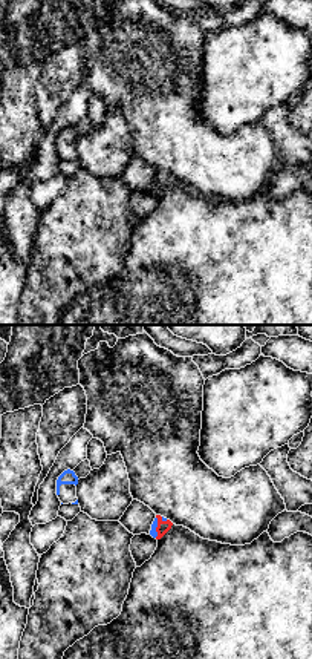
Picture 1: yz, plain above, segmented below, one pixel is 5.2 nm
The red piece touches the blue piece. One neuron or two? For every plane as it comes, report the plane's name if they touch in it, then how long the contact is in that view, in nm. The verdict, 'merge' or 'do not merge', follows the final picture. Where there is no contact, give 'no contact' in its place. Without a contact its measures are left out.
yz | 110 nm

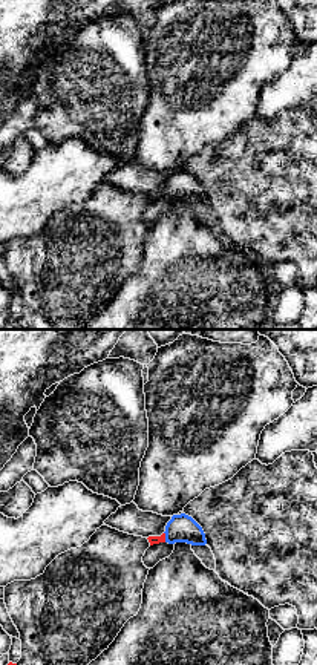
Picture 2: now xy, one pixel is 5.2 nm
xy | 60 nm

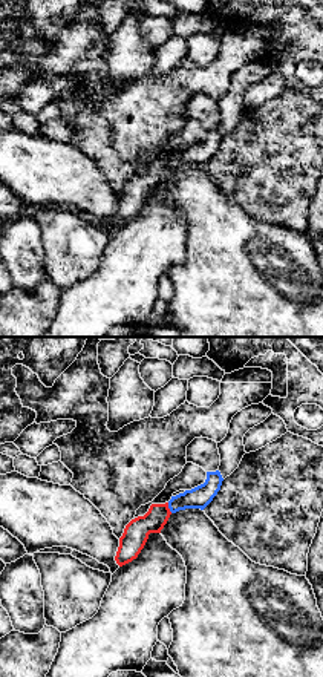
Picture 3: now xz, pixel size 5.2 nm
xz | 60 nm

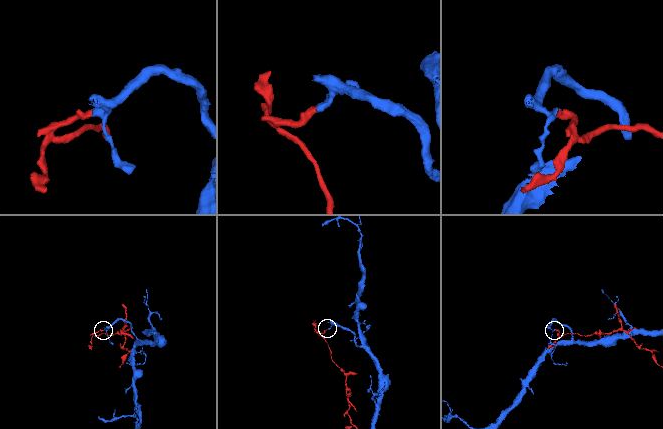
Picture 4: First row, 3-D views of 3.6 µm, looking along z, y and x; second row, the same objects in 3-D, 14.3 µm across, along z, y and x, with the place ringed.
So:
merge

